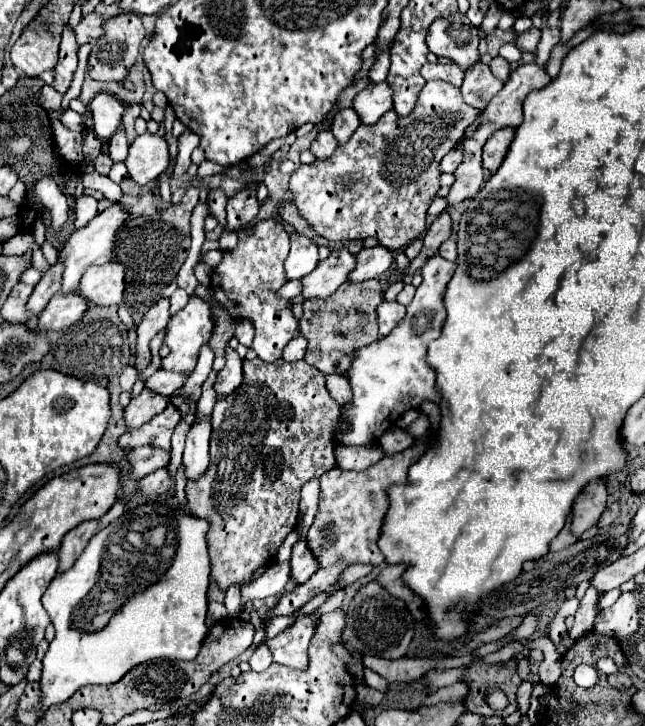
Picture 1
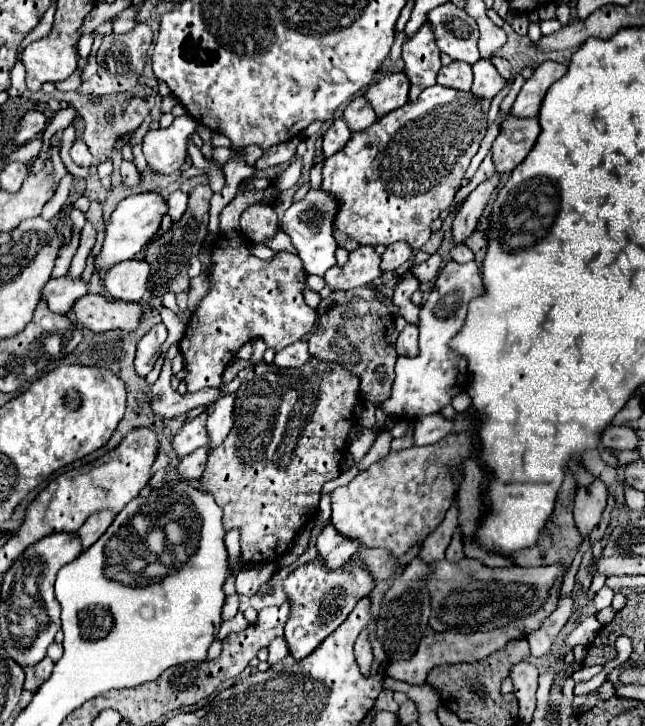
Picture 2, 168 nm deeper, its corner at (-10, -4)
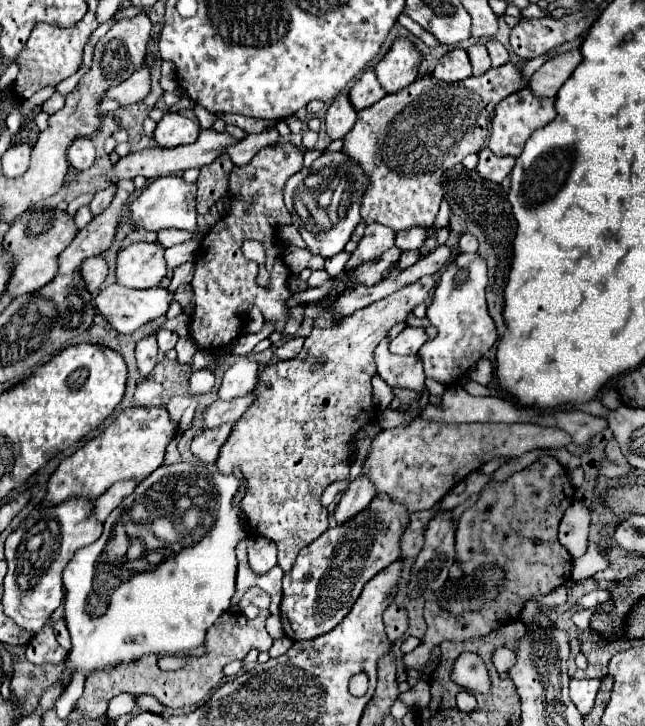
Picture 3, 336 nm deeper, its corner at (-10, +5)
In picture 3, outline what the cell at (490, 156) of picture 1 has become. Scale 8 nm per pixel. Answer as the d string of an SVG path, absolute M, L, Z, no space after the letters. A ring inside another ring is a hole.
M522 88L520 92L514 92L510 98L502 100L496 106L496 114L492 118L492 130L490 130L490 142L488 148L496 154L496 156L520 156L522 148L528 140L528 136L540 128L546 126L548 122L552 122L556 118L556 108L554 108L554 98L542 98L536 96L532 90Z

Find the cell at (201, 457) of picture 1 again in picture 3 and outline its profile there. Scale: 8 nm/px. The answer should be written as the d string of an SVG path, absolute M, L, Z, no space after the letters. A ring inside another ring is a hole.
M240 358L236 364L232 364L222 380L220 386L220 400L230 400L238 398L242 394L248 394L258 378L258 362L250 358Z

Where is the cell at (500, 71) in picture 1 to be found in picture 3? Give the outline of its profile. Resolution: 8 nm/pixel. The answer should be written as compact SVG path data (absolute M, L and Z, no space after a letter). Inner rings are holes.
M486 40L486 48L488 48L488 54L490 54L490 58L492 58L492 66L502 66L502 64L506 64L506 62L510 60L508 50L506 50L500 42L496 42L496 40Z

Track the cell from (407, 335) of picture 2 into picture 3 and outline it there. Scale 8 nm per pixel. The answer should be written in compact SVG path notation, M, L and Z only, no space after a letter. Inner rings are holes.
M406 326L392 342L390 352L400 356L416 356L420 346L426 342L426 330L420 326Z

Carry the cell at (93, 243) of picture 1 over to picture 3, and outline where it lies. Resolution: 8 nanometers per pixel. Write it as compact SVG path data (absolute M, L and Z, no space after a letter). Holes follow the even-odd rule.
M164 176L154 180L132 204L130 218L136 228L144 230L162 230L162 228L178 228L178 230L196 230L196 184L188 184L182 176Z

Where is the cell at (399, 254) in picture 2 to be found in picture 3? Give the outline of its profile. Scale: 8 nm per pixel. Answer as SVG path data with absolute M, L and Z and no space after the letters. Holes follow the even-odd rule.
M410 228L410 230L402 230L396 236L396 246L400 250L418 250L422 246L422 242L426 240L428 230L426 228Z

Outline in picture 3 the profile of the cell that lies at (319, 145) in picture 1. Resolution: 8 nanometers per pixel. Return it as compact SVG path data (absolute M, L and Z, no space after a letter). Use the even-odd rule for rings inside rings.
M348 94L338 96L338 98L328 106L328 110L326 110L324 122L326 122L326 132L328 132L328 136L330 136L332 140L344 138L344 136L352 130L356 118L358 118L358 112L356 112L354 106L350 104Z

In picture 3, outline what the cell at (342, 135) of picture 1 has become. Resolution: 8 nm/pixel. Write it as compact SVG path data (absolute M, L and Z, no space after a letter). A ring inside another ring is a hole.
M374 68L364 70L362 76L350 88L350 102L358 112L374 106L374 102L380 102L384 96L386 96L386 92L382 90L382 86L374 74Z

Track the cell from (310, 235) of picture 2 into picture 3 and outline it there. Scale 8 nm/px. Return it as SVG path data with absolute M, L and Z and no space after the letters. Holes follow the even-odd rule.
M342 150L322 154L308 168L302 168L288 178L284 184L284 204L290 210L292 224L300 230L312 254L330 258L344 250L354 228L362 220L360 206L368 186L370 176Z

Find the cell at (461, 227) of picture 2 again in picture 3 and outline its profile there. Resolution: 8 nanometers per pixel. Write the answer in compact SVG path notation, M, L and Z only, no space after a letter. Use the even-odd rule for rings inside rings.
M488 148L480 150L480 164L478 164L478 172L482 172L482 178L490 178L490 180L504 180L512 168L514 168L516 158L514 156L496 156L492 154Z

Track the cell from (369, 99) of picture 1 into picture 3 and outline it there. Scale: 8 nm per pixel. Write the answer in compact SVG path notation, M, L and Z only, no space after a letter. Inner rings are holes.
M398 36L392 42L388 54L376 66L378 82L388 94L394 94L418 78L420 62L422 56L418 48L410 40Z

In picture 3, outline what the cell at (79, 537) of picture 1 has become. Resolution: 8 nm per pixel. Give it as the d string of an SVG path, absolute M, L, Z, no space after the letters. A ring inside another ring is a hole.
M120 480L120 482L114 482L114 486L110 486L98 500L96 500L96 508L94 508L94 514L100 522L104 522L108 518L108 514L126 498L134 492L134 488L138 486L138 482L134 480Z

